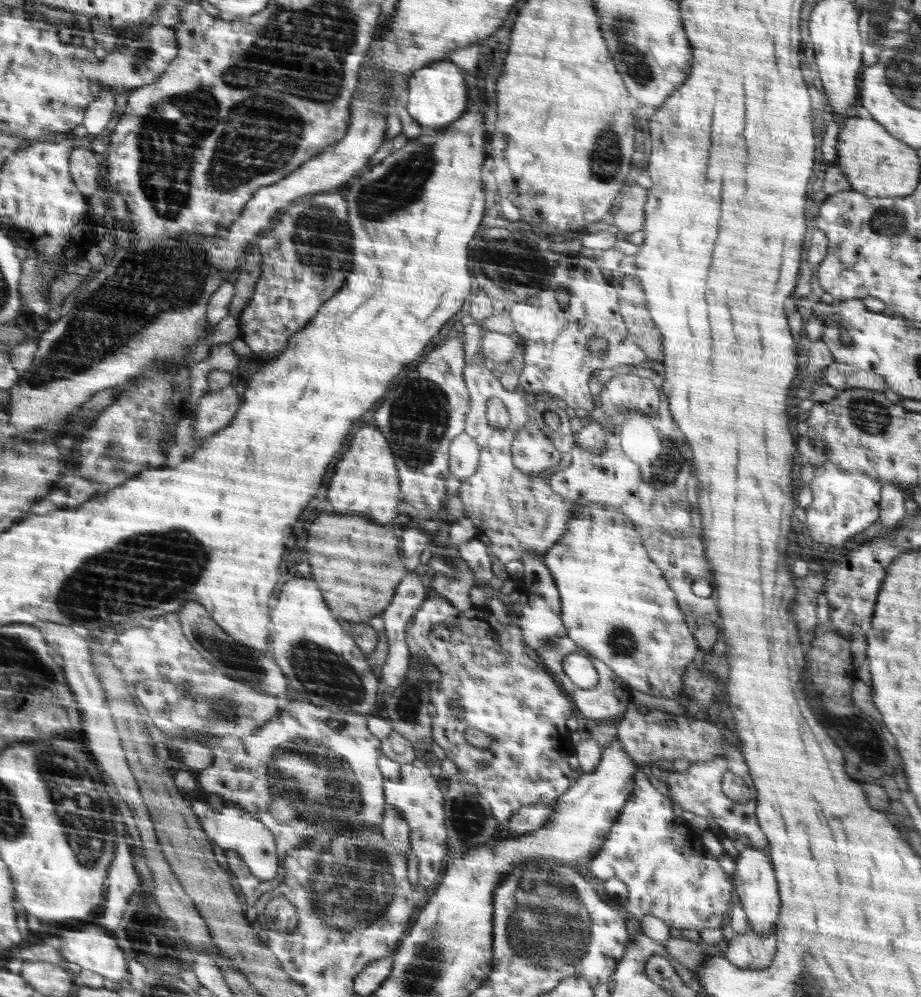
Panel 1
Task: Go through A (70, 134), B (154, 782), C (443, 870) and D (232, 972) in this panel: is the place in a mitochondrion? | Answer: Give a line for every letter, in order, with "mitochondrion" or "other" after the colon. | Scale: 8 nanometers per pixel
A: other
B: other
C: other
D: other

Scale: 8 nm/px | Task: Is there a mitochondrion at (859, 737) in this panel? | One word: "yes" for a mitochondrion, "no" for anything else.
yes

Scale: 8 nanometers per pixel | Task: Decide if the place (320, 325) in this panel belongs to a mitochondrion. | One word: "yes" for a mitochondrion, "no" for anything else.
no

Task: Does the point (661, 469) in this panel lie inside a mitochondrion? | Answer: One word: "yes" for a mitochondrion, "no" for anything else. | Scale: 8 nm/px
yes

